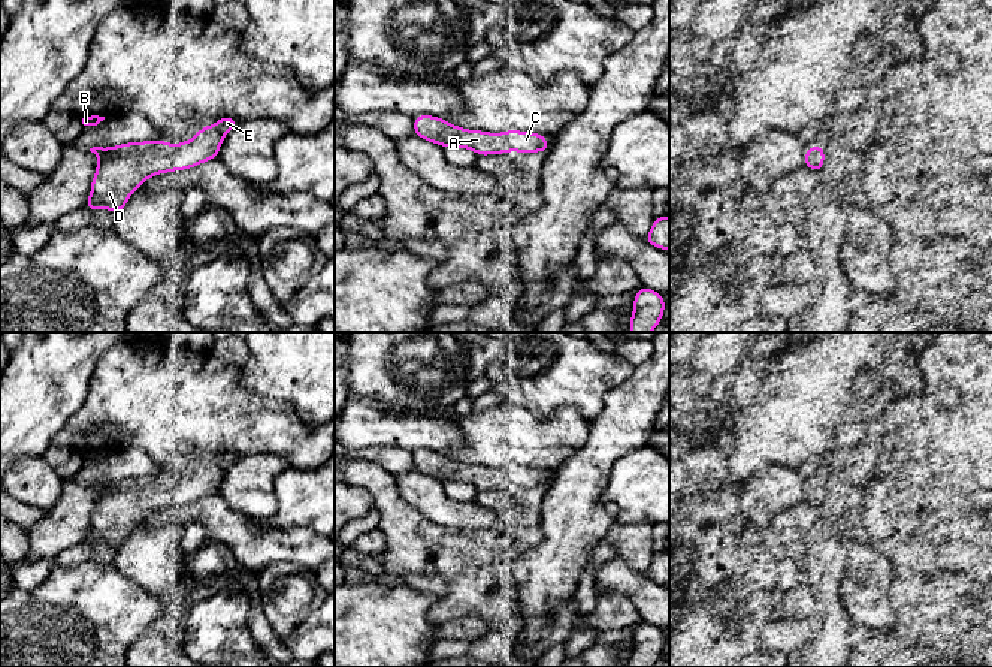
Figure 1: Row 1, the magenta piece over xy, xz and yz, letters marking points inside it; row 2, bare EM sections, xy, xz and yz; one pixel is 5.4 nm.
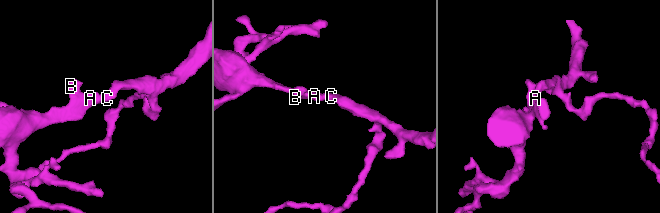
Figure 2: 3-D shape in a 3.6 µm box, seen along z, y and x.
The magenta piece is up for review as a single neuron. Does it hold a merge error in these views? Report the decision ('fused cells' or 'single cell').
single cell

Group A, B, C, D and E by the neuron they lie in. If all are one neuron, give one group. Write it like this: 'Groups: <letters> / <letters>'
Groups: A B C D E

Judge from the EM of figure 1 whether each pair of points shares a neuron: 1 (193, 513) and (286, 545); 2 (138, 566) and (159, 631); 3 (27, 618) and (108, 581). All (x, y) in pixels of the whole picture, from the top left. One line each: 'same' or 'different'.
1: same
2: same
3: same

